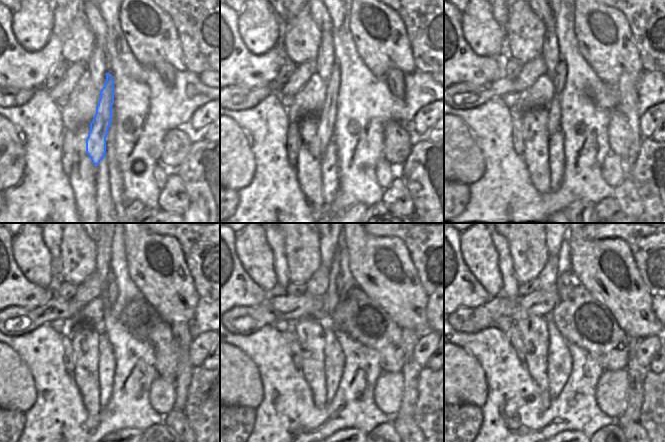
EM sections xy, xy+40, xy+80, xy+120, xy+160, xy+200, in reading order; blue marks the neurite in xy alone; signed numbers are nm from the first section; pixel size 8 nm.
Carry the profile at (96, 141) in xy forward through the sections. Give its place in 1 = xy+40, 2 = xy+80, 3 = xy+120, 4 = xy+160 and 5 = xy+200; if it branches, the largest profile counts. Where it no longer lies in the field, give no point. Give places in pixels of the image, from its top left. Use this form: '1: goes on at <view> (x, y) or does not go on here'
1: goes on at xy+40 (327, 116)
2: goes on at xy+80 (559, 77)
3: goes on at xy+120 (110, 295)
4: goes on at xy+160 (339, 283)
5: goes on at xy+200 (568, 278)

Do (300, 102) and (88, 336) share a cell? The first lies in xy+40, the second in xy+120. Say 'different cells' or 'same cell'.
different cells

